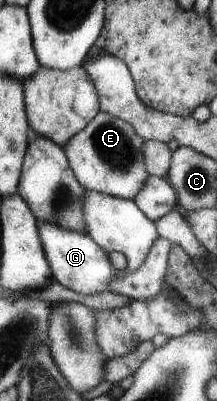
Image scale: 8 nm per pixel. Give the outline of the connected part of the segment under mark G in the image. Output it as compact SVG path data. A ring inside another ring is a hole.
M40 222L40 238L44 243L45 255L52 264L55 281L78 294L93 295L101 292L111 292L119 295L126 295L129 298L140 299L146 296L151 290L156 290L164 285L164 279L168 271L168 257L171 251L171 242L160 238L153 250L137 270L129 268L115 269L109 252L105 251L91 236L65 230L53 222Z

